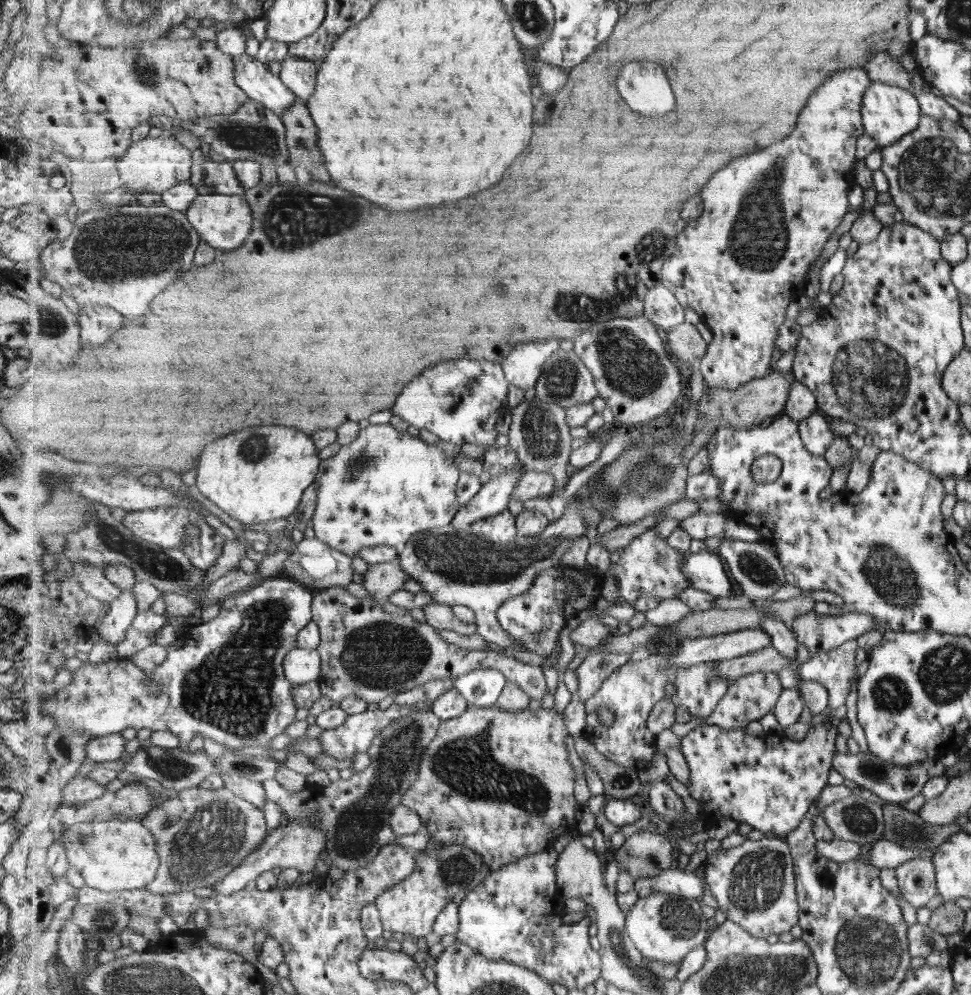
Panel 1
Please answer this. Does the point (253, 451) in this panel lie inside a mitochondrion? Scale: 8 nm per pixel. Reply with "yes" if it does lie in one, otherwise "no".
yes

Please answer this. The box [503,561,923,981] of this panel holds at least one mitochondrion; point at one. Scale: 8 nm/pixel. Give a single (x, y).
(756, 882)

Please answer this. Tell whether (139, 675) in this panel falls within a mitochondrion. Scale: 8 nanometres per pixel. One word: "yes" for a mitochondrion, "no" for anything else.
no

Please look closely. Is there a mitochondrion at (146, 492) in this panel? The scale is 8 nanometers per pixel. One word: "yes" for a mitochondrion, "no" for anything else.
no

